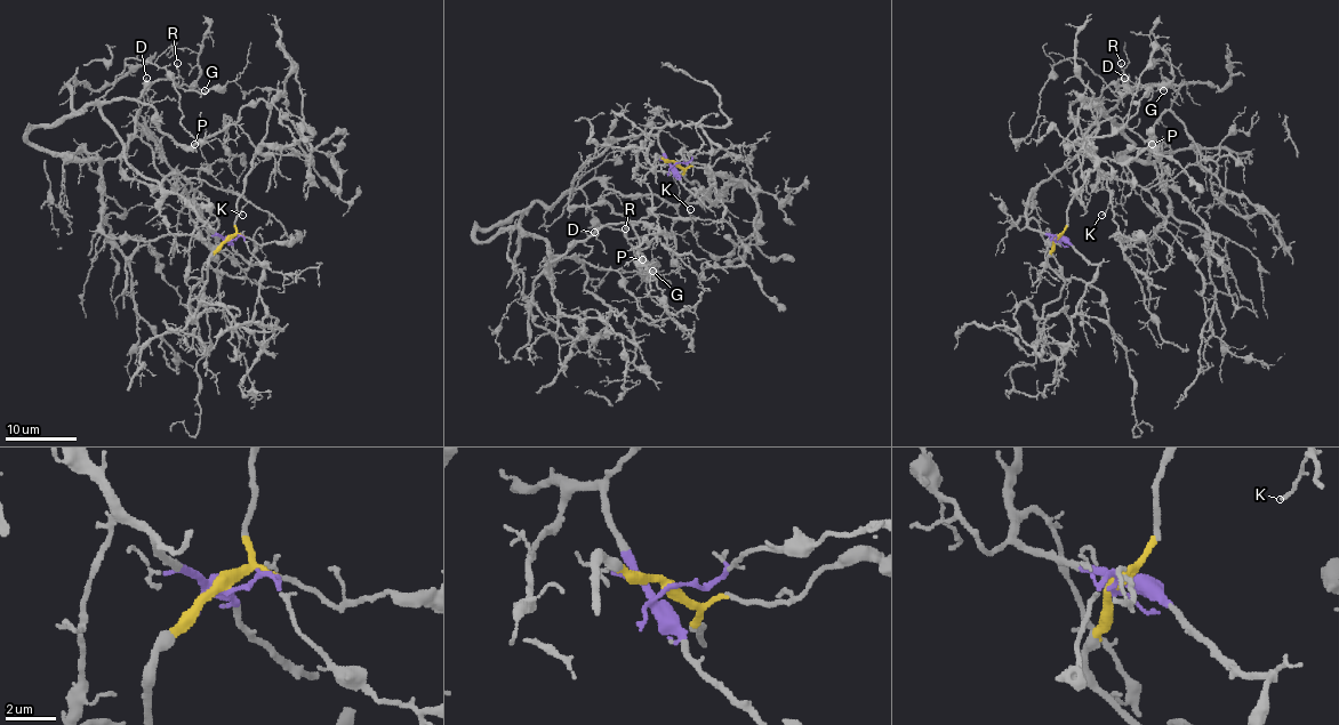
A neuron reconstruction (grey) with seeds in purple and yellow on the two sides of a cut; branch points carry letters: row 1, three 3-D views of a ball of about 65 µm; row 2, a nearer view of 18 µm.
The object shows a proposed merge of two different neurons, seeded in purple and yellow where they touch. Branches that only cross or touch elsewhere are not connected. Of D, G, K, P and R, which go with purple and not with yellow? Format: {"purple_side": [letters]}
{"purple_side": ["D", "G", "K", "P", "R"]}

